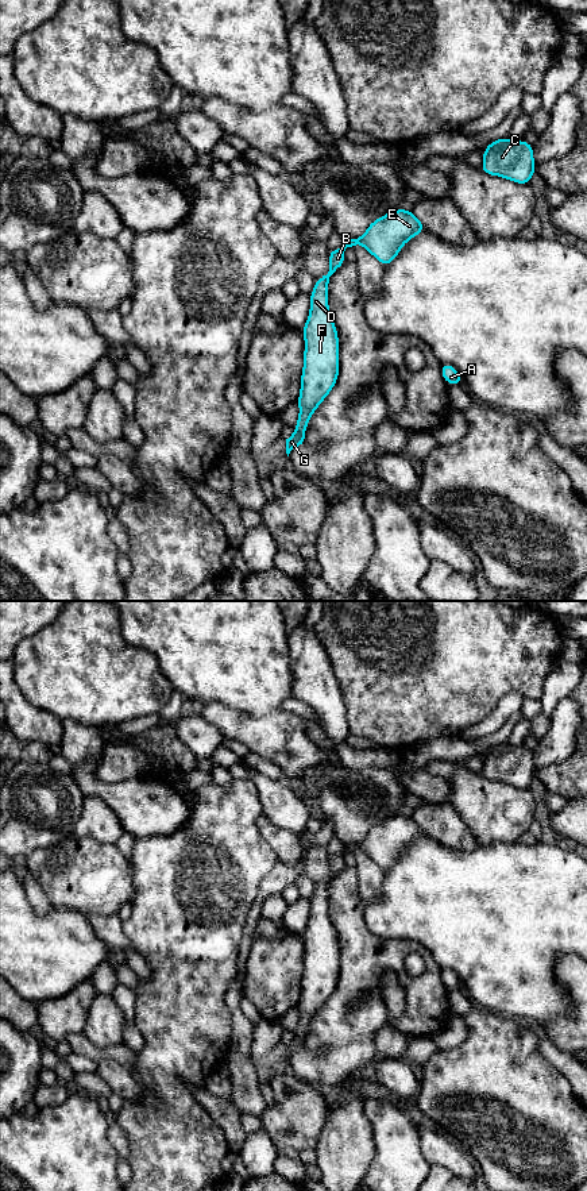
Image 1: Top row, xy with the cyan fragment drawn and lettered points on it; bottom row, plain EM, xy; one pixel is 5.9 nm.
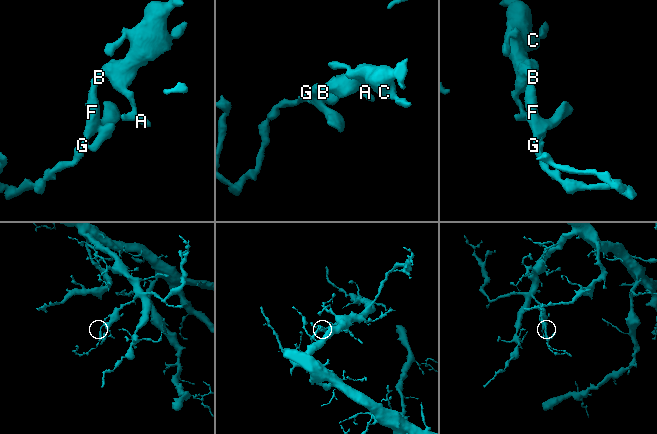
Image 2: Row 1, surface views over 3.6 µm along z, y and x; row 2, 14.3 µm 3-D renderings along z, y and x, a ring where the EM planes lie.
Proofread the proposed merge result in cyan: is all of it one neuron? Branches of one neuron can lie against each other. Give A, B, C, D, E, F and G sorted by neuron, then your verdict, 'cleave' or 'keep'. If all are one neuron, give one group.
groups A B C D E F G; keep

